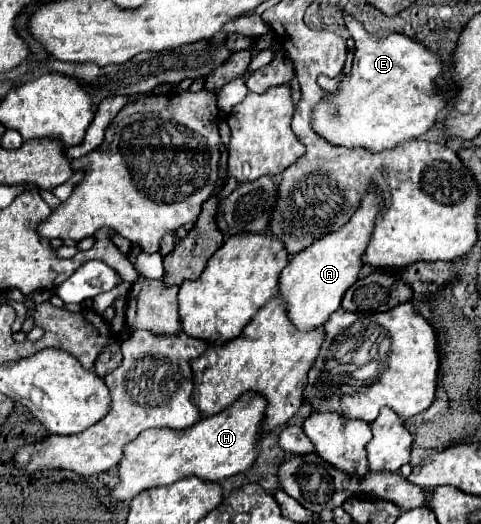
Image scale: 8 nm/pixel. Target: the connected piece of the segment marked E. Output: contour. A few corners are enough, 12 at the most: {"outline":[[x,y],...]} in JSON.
{"outline":[[400,32],[356,42],[312,128],[382,152],[426,134],[448,104],[442,58]]}

